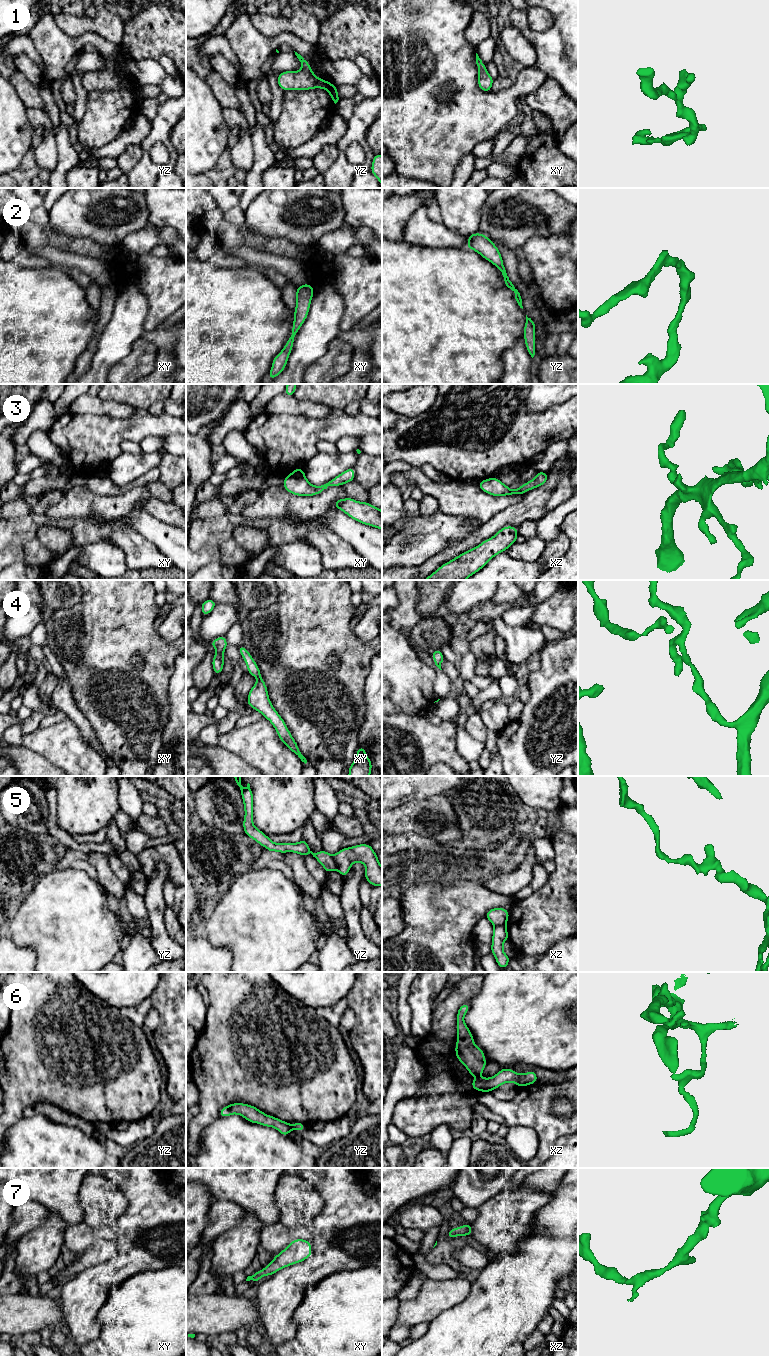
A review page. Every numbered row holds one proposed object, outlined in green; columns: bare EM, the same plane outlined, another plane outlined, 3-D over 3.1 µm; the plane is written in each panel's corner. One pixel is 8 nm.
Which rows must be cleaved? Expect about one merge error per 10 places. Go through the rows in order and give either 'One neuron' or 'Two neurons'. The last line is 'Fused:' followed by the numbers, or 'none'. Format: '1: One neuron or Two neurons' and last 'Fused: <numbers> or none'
1: One neuron
2: One neuron
3: One neuron
4: One neuron
5: Two neurons
6: Two neurons
7: One neuron
Fused: 5, 6

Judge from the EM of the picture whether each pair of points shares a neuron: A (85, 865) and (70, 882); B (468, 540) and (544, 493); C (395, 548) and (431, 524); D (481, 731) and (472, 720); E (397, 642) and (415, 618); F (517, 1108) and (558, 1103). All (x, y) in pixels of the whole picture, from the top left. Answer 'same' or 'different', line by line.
A: different
B: same
C: same
D: same
E: different
F: different

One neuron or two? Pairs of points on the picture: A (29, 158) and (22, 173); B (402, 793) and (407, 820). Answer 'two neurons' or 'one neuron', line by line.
A: one neuron
B: two neurons

